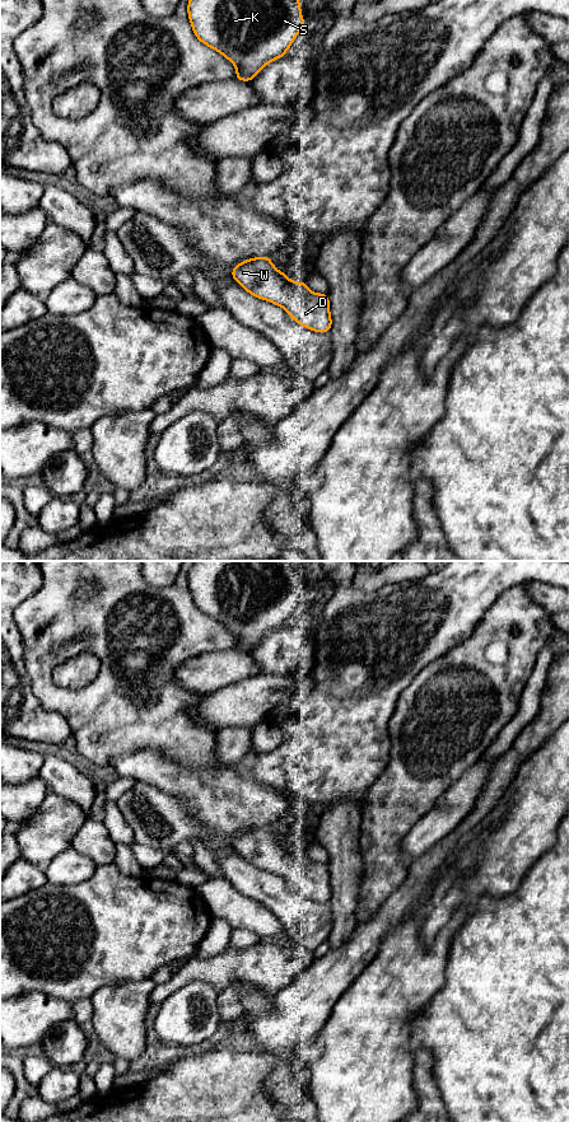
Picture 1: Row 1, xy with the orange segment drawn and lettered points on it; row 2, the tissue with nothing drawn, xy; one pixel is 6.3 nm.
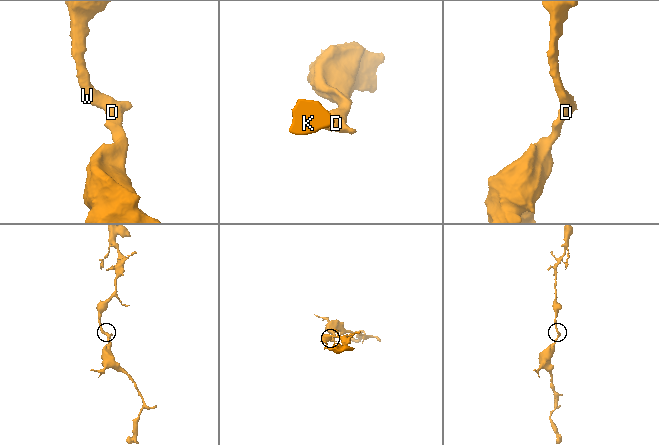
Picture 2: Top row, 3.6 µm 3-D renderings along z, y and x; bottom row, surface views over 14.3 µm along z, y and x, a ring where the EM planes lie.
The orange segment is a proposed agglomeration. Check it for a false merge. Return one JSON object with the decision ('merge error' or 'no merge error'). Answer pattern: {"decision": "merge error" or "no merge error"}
{"decision": "no merge error"}

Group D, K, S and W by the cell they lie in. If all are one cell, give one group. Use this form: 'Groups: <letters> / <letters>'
Groups: D K S W

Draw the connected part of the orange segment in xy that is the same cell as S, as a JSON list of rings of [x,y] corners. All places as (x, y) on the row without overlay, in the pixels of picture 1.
[[[195,561],[187,575],[195,606],[235,635],[235,649],[251,651],[266,634],[280,628],[304,598],[293,561]]]

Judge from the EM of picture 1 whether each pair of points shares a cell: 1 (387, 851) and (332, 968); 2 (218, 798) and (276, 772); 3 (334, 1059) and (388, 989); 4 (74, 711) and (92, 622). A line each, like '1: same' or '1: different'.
1: different
2: different
3: same
4: same

